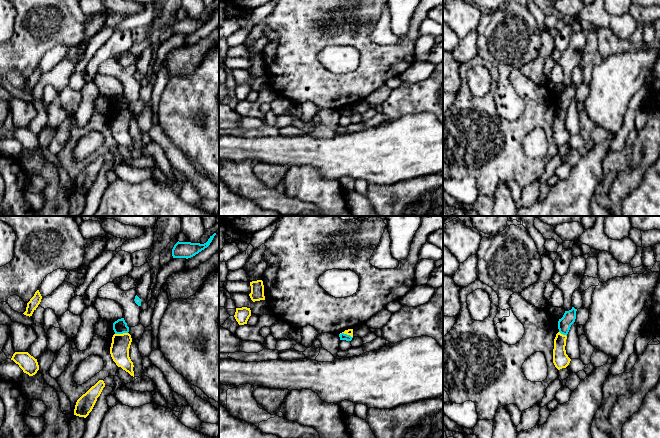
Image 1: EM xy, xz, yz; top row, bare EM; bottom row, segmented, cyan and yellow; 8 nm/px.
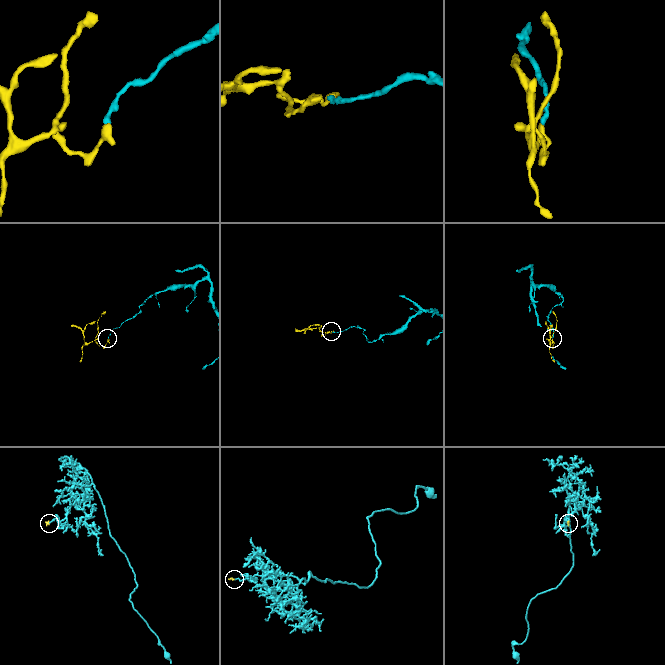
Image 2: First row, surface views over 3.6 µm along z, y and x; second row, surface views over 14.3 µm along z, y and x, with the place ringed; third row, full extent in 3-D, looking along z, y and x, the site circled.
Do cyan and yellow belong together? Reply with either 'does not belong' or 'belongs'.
does not belong

